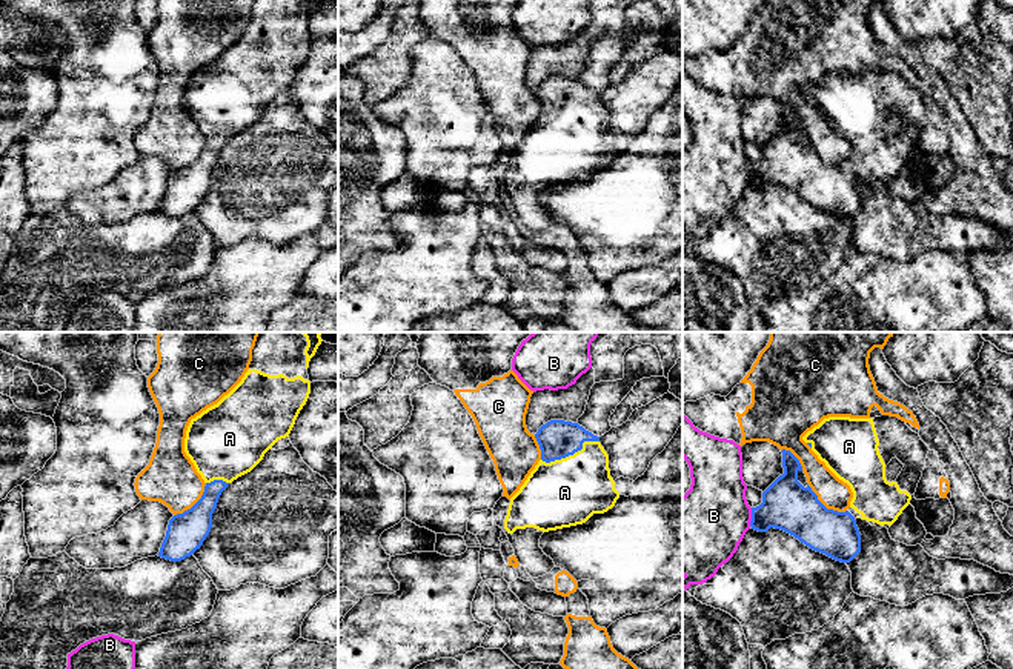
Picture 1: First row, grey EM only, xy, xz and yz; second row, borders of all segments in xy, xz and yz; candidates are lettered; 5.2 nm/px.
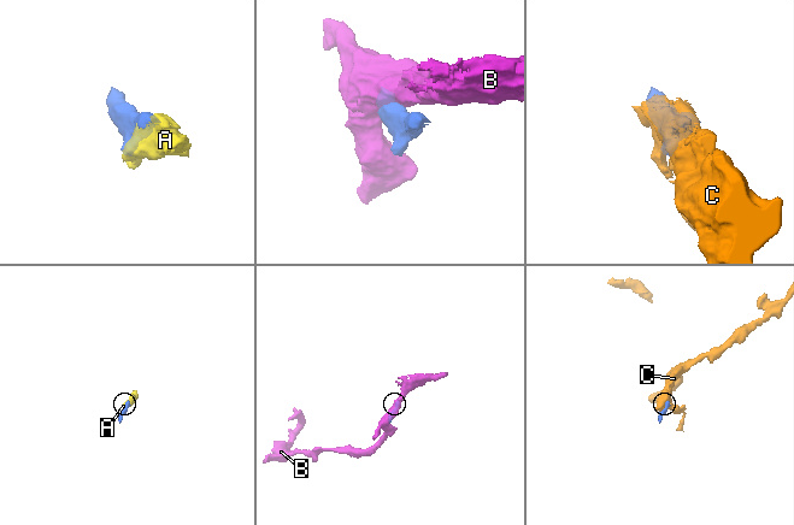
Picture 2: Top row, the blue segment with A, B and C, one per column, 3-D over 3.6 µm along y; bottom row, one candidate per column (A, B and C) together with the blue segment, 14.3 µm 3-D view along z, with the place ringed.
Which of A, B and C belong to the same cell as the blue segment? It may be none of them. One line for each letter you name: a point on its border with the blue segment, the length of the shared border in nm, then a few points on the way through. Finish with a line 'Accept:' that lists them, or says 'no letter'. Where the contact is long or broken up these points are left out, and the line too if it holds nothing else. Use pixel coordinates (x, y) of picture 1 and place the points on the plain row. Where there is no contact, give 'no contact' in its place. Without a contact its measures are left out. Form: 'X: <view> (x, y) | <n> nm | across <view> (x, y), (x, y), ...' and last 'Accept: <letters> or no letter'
A: xz (571, 109) | 320 nm
Accept: A

